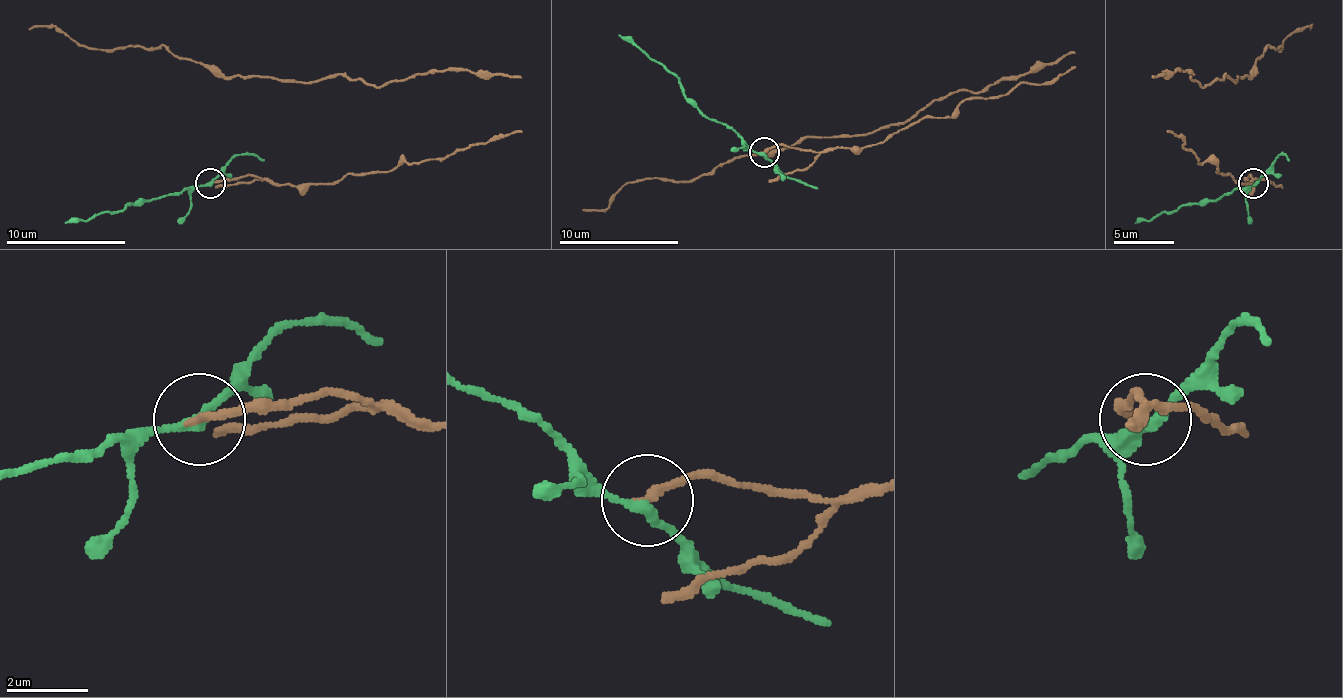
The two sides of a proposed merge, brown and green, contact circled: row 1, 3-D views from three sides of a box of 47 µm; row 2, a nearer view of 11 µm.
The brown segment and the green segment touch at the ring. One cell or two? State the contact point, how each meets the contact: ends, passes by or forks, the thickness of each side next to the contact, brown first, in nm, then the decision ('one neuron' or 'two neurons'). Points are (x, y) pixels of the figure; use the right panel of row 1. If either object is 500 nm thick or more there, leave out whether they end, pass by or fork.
at (1253, 183); brown ends there; green passes by; 200 nm thick on the brown side, 240 nm on the other; two neurons

